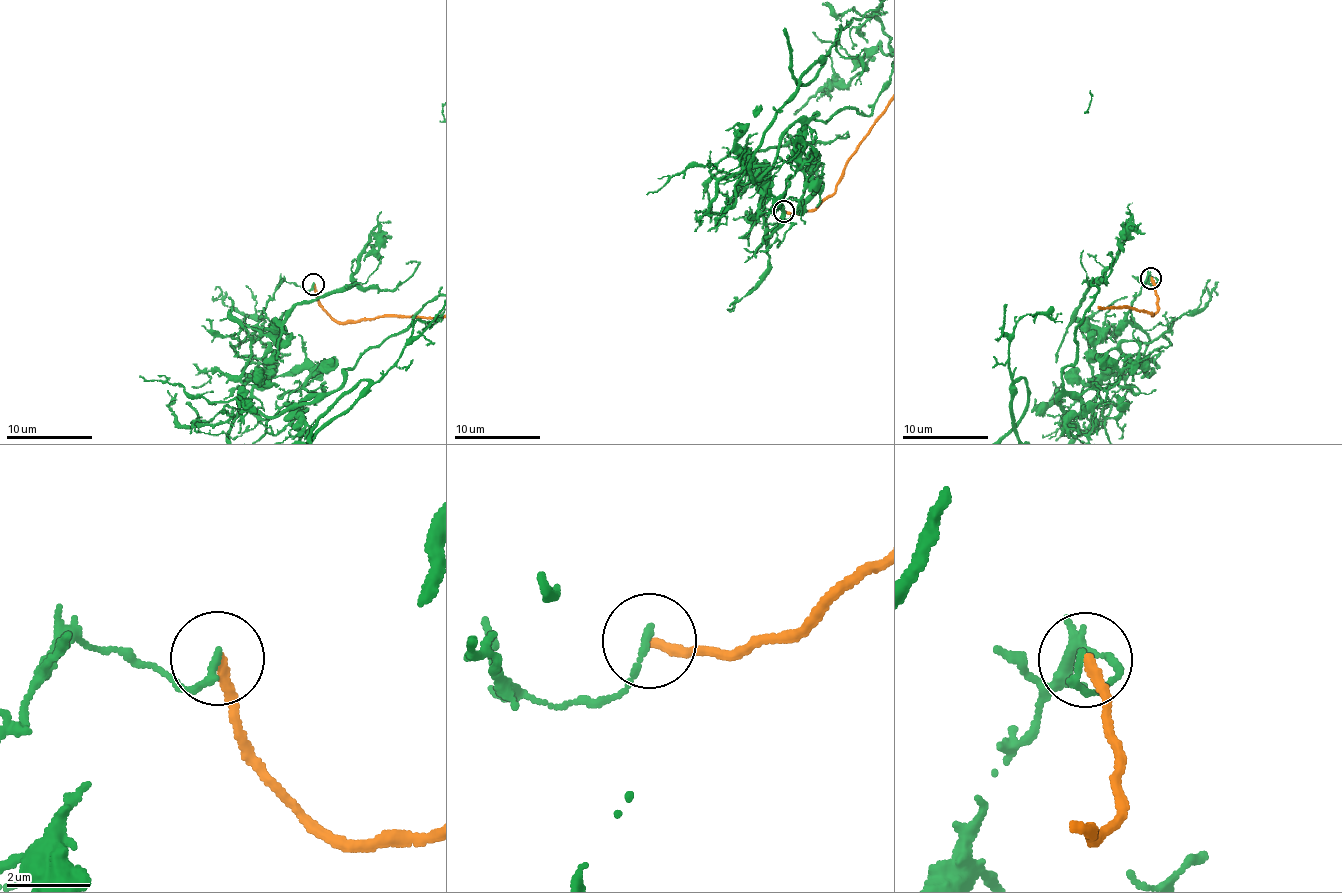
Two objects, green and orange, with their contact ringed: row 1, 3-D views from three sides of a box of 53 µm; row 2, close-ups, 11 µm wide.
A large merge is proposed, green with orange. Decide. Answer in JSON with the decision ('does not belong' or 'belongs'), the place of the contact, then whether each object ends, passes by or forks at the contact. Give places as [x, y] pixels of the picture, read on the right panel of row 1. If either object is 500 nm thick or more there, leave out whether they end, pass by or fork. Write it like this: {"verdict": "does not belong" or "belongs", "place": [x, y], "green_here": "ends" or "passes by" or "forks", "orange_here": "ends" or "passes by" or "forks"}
{"verdict": "does not belong", "place": [1150, 278], "green_here": "ends", "orange_here": "ends"}

